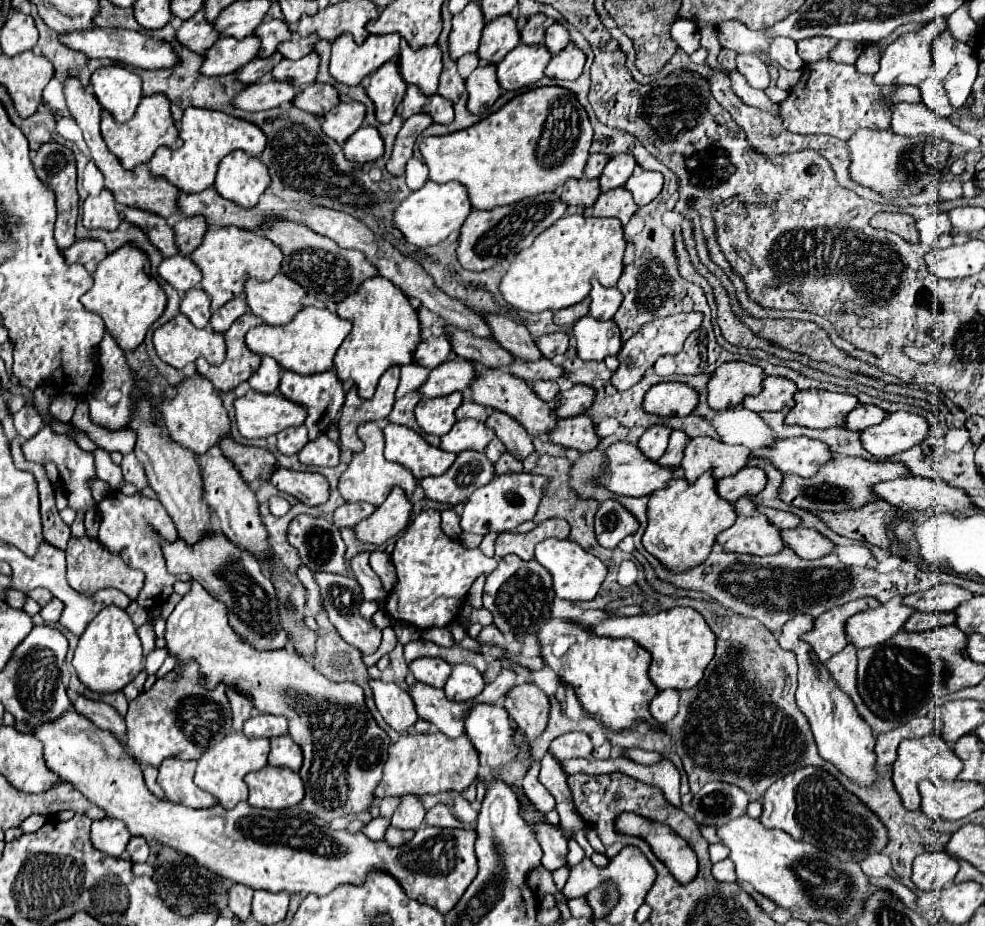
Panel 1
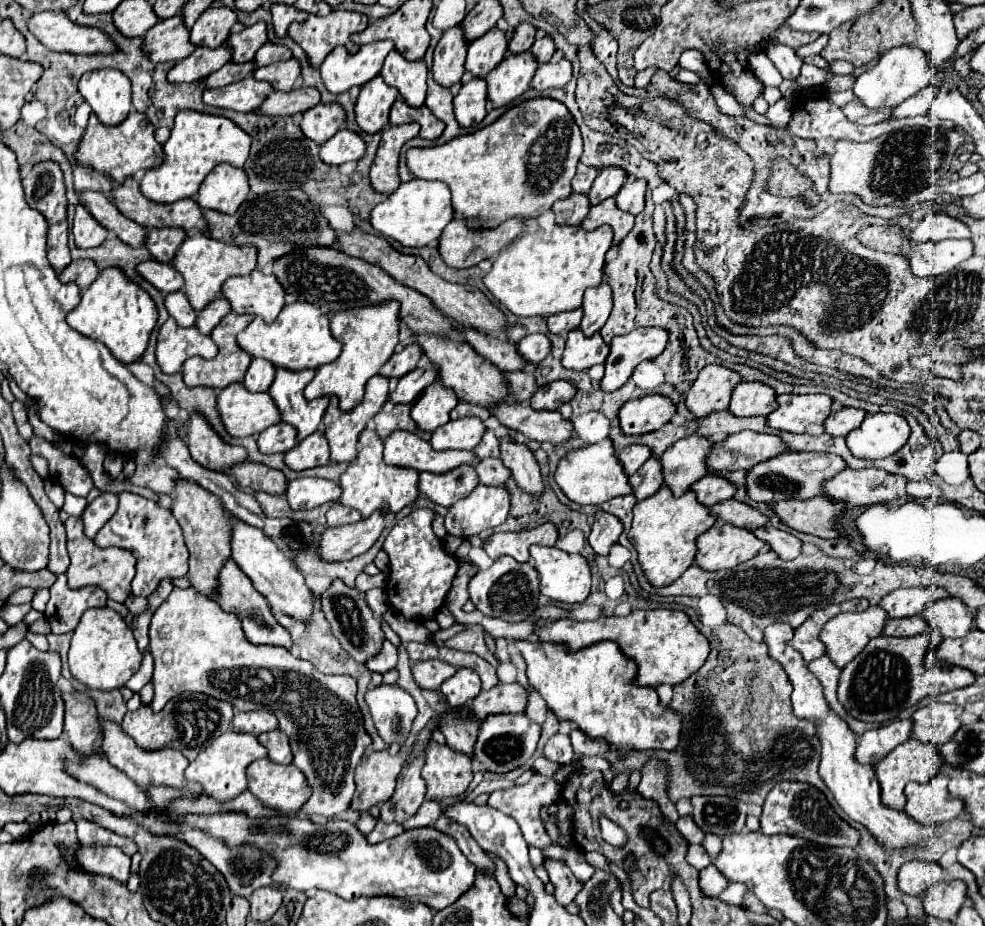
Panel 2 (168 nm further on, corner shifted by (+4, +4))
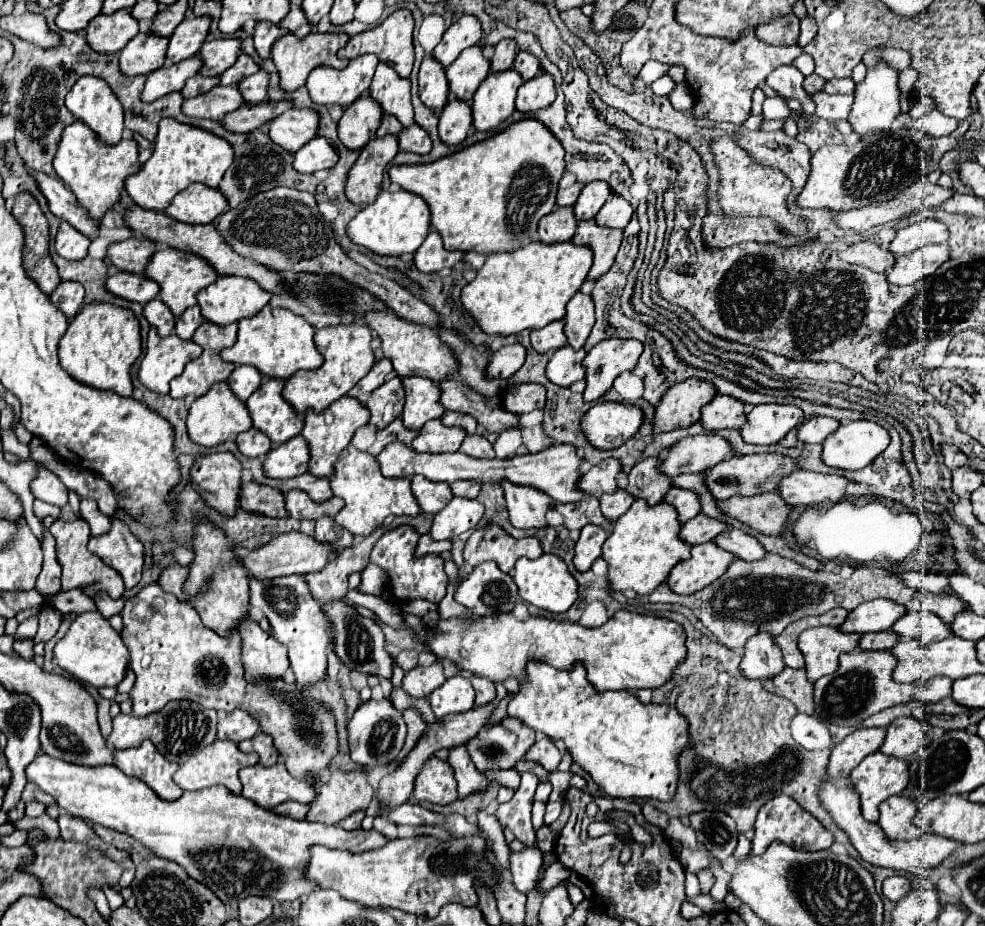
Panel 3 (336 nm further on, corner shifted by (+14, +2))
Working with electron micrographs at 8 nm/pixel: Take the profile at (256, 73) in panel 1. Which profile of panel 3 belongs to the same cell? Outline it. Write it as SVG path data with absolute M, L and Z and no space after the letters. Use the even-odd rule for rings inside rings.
M196 74L196 76L192 76L192 78L186 80L186 84L182 88L182 96L184 98L194 98L198 94L204 94L204 92L208 92L210 88L214 88L218 84L216 80L218 80L216 76L214 78L206 78L206 76Z

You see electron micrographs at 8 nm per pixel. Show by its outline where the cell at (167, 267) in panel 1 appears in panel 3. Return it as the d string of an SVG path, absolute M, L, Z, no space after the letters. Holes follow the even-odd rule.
M116 272L106 280L106 290L118 298L124 298L128 302L146 304L154 300L160 292L152 280L144 280L144 276L128 274L128 272Z

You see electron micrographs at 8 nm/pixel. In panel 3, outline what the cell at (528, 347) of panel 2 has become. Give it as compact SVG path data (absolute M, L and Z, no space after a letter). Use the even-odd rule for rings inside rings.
M520 344L504 346L492 354L492 358L488 362L488 376L504 378L504 380L512 378L514 372L524 364L524 360L526 360L524 346L520 346Z

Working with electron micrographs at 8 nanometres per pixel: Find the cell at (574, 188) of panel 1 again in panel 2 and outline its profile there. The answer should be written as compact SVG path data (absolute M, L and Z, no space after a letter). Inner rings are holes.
M572 192L570 198L562 198L554 202L552 210L556 214L558 224L580 224L590 210L590 202L586 194Z

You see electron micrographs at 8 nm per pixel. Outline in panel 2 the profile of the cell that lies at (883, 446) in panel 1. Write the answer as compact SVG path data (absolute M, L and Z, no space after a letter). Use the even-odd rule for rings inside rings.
M868 414L864 422L846 436L846 444L856 458L878 460L898 452L910 436L910 426L902 414Z

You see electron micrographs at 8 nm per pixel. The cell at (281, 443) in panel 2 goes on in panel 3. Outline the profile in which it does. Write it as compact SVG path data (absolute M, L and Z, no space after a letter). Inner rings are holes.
M250 428L248 432L236 436L236 446L238 446L240 454L244 454L248 458L256 458L256 456L264 456L270 450L270 440L264 432Z

